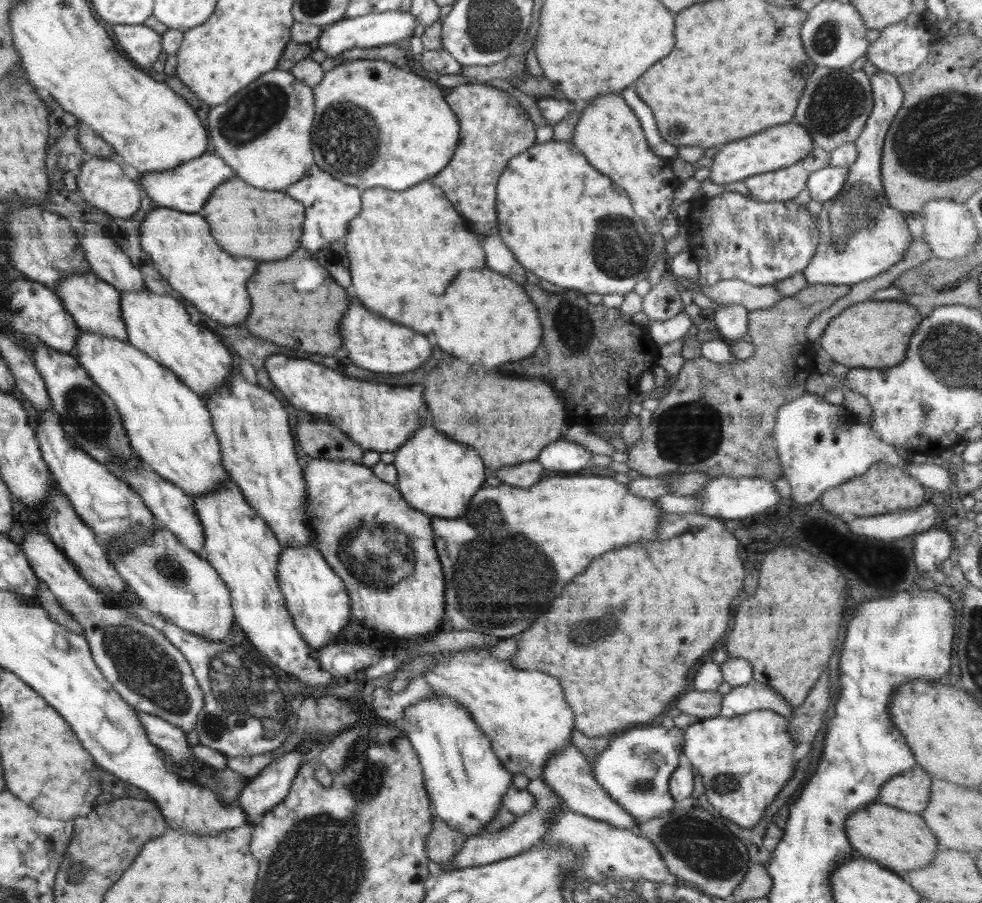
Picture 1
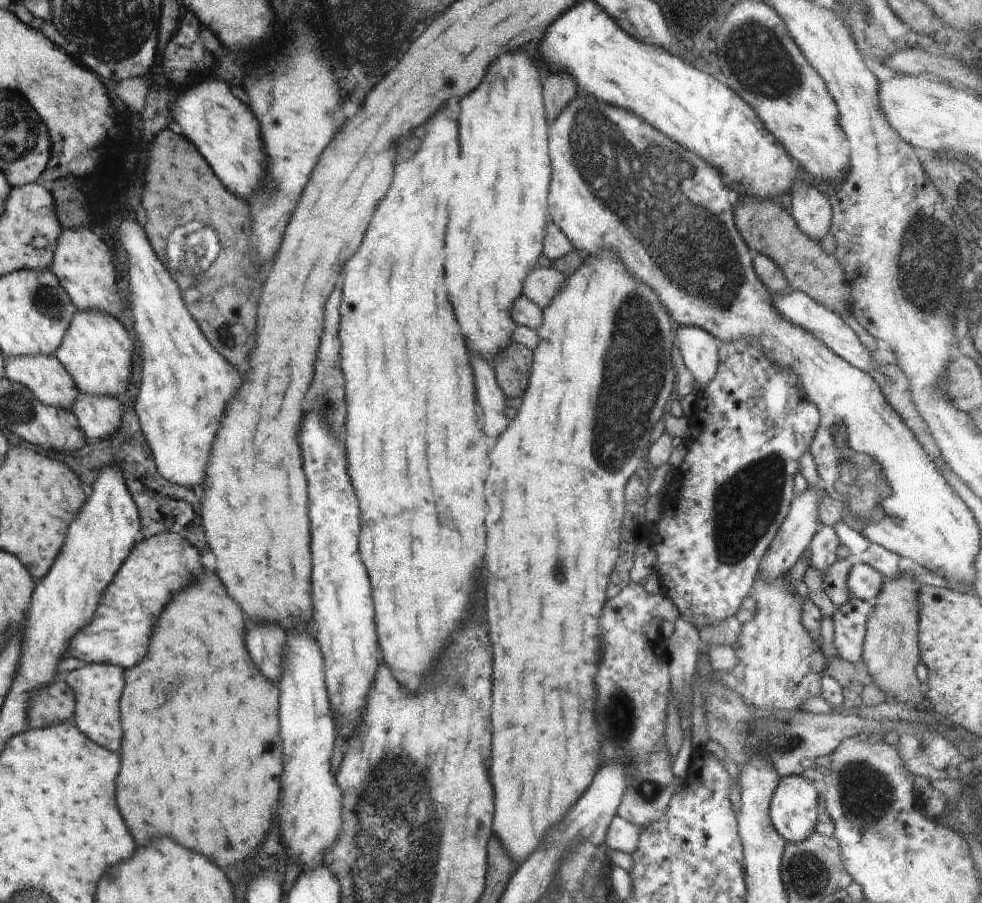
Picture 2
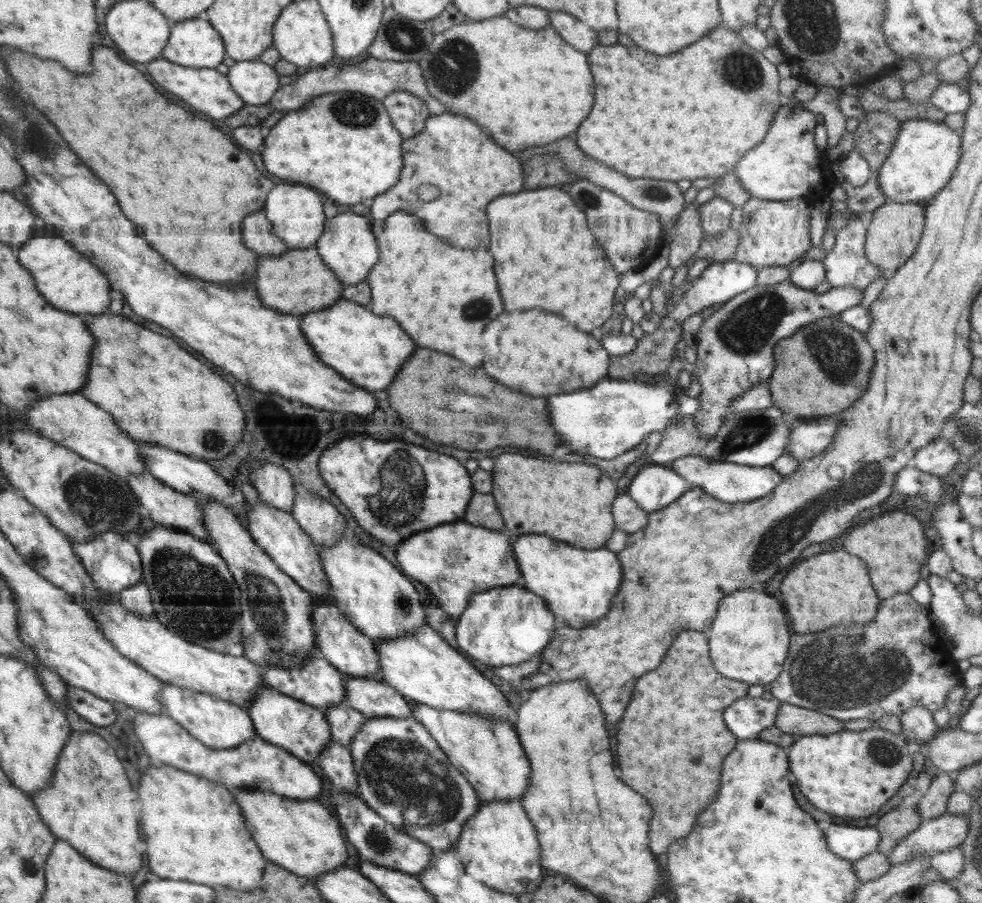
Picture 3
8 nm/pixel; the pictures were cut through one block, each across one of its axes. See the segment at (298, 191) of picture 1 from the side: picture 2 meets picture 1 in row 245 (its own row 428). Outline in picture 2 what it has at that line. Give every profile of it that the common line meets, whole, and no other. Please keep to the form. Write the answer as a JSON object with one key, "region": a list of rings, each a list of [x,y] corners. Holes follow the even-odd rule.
{"region":[[[316,412],[304,414],[298,440],[308,483],[313,632],[324,658],[324,684],[337,734],[348,740],[360,726],[366,692],[372,688],[379,667],[372,587],[359,554],[360,507],[350,482],[344,445],[330,434]]]}

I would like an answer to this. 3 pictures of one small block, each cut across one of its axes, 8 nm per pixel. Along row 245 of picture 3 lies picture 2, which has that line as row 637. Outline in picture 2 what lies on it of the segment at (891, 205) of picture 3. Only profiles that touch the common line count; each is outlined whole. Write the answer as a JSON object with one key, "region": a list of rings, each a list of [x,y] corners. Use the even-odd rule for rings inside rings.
{"region":[[[901,574],[896,580],[884,577],[882,590],[873,602],[874,612],[868,618],[862,652],[873,684],[885,691],[887,701],[908,704],[915,709],[920,708],[921,702],[926,699],[916,675],[916,666],[921,662],[918,652],[919,587],[906,574]]]}

